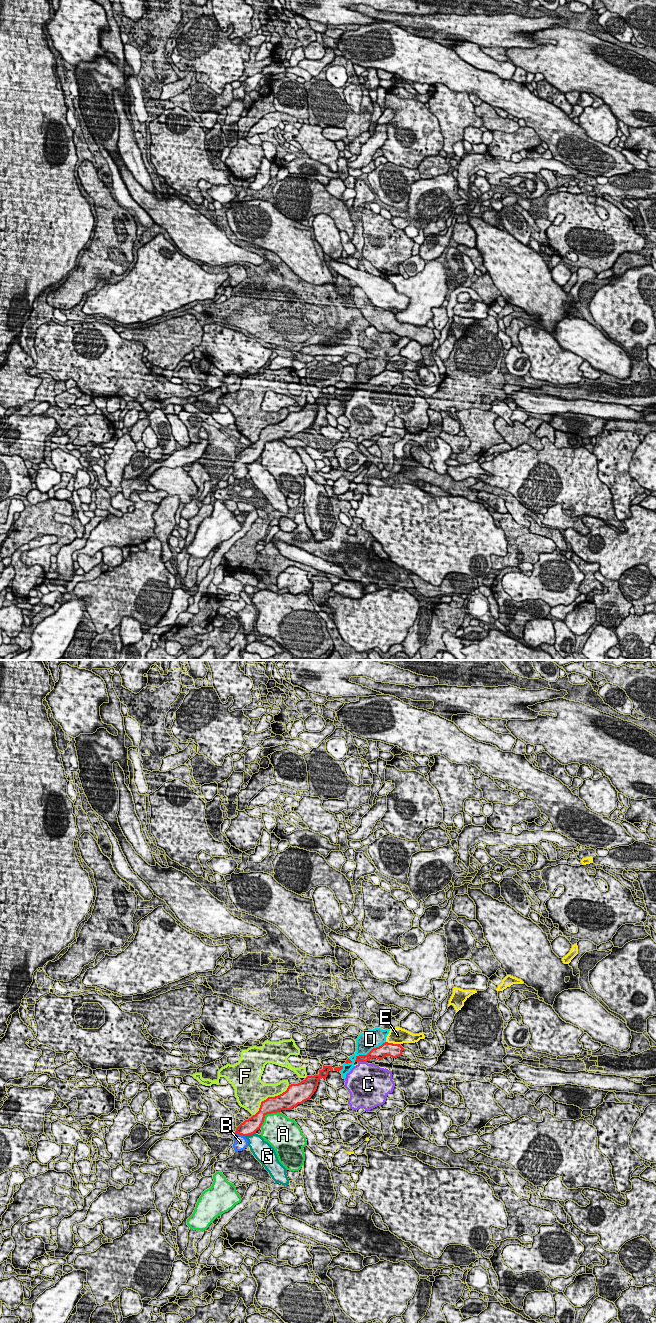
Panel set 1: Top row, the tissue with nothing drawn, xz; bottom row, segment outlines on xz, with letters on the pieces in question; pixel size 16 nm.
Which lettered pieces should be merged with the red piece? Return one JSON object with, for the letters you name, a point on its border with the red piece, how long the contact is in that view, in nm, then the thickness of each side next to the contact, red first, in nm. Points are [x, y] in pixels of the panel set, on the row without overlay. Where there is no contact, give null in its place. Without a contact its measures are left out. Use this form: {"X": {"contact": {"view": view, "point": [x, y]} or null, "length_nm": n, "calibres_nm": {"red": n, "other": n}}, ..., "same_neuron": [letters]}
{"B": {"contact": {"view": "xz", "point": [240, 462]}, "length_nm": 170, "calibres_nm": {"red": 240, "other": 220}}, "same_neuron": ["B"]}

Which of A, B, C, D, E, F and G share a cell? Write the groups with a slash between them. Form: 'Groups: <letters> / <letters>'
Groups: A / B / C / D / E / F / G

